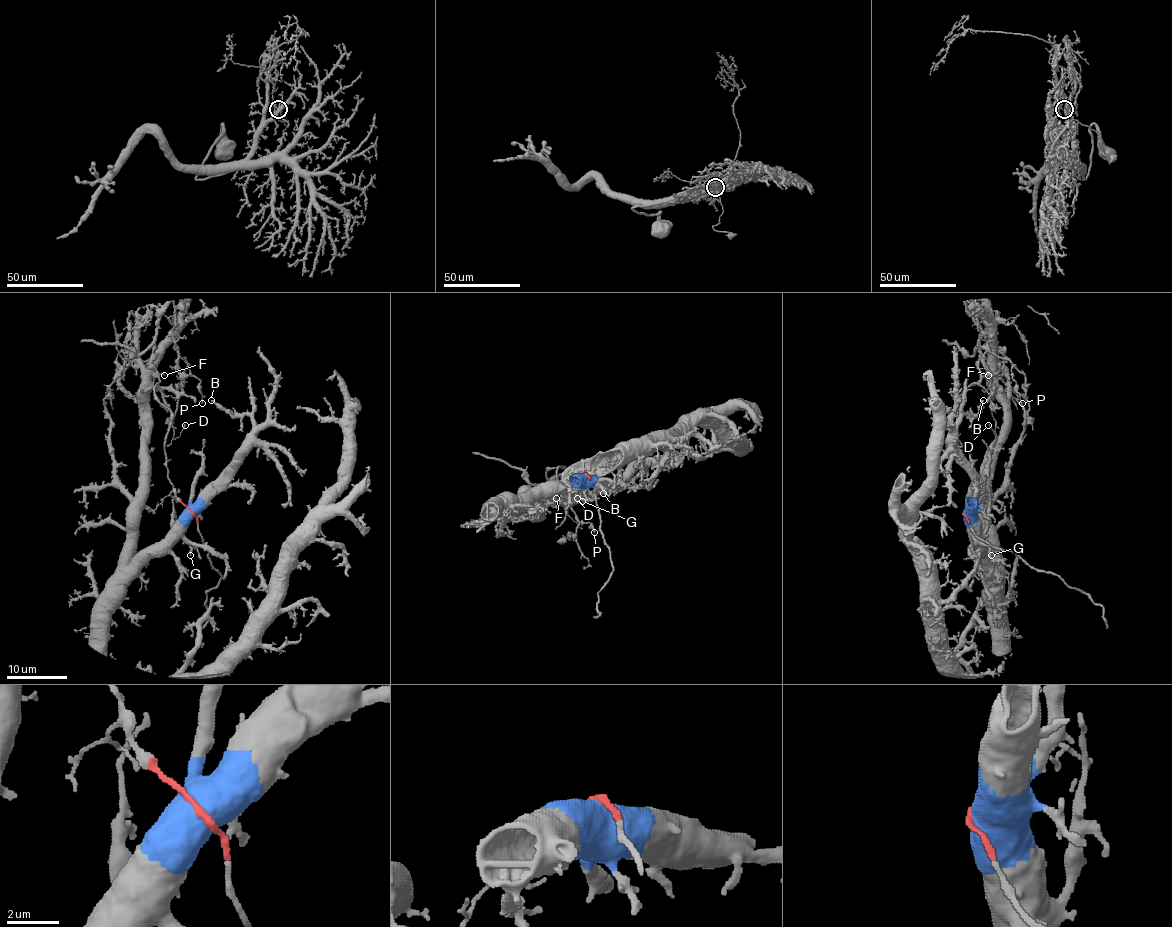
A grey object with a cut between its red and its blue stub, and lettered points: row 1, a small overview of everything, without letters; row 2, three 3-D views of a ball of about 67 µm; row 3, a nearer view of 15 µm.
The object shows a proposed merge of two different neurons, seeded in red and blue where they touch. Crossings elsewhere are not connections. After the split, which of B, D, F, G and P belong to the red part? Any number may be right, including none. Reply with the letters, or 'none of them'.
D, F, P

